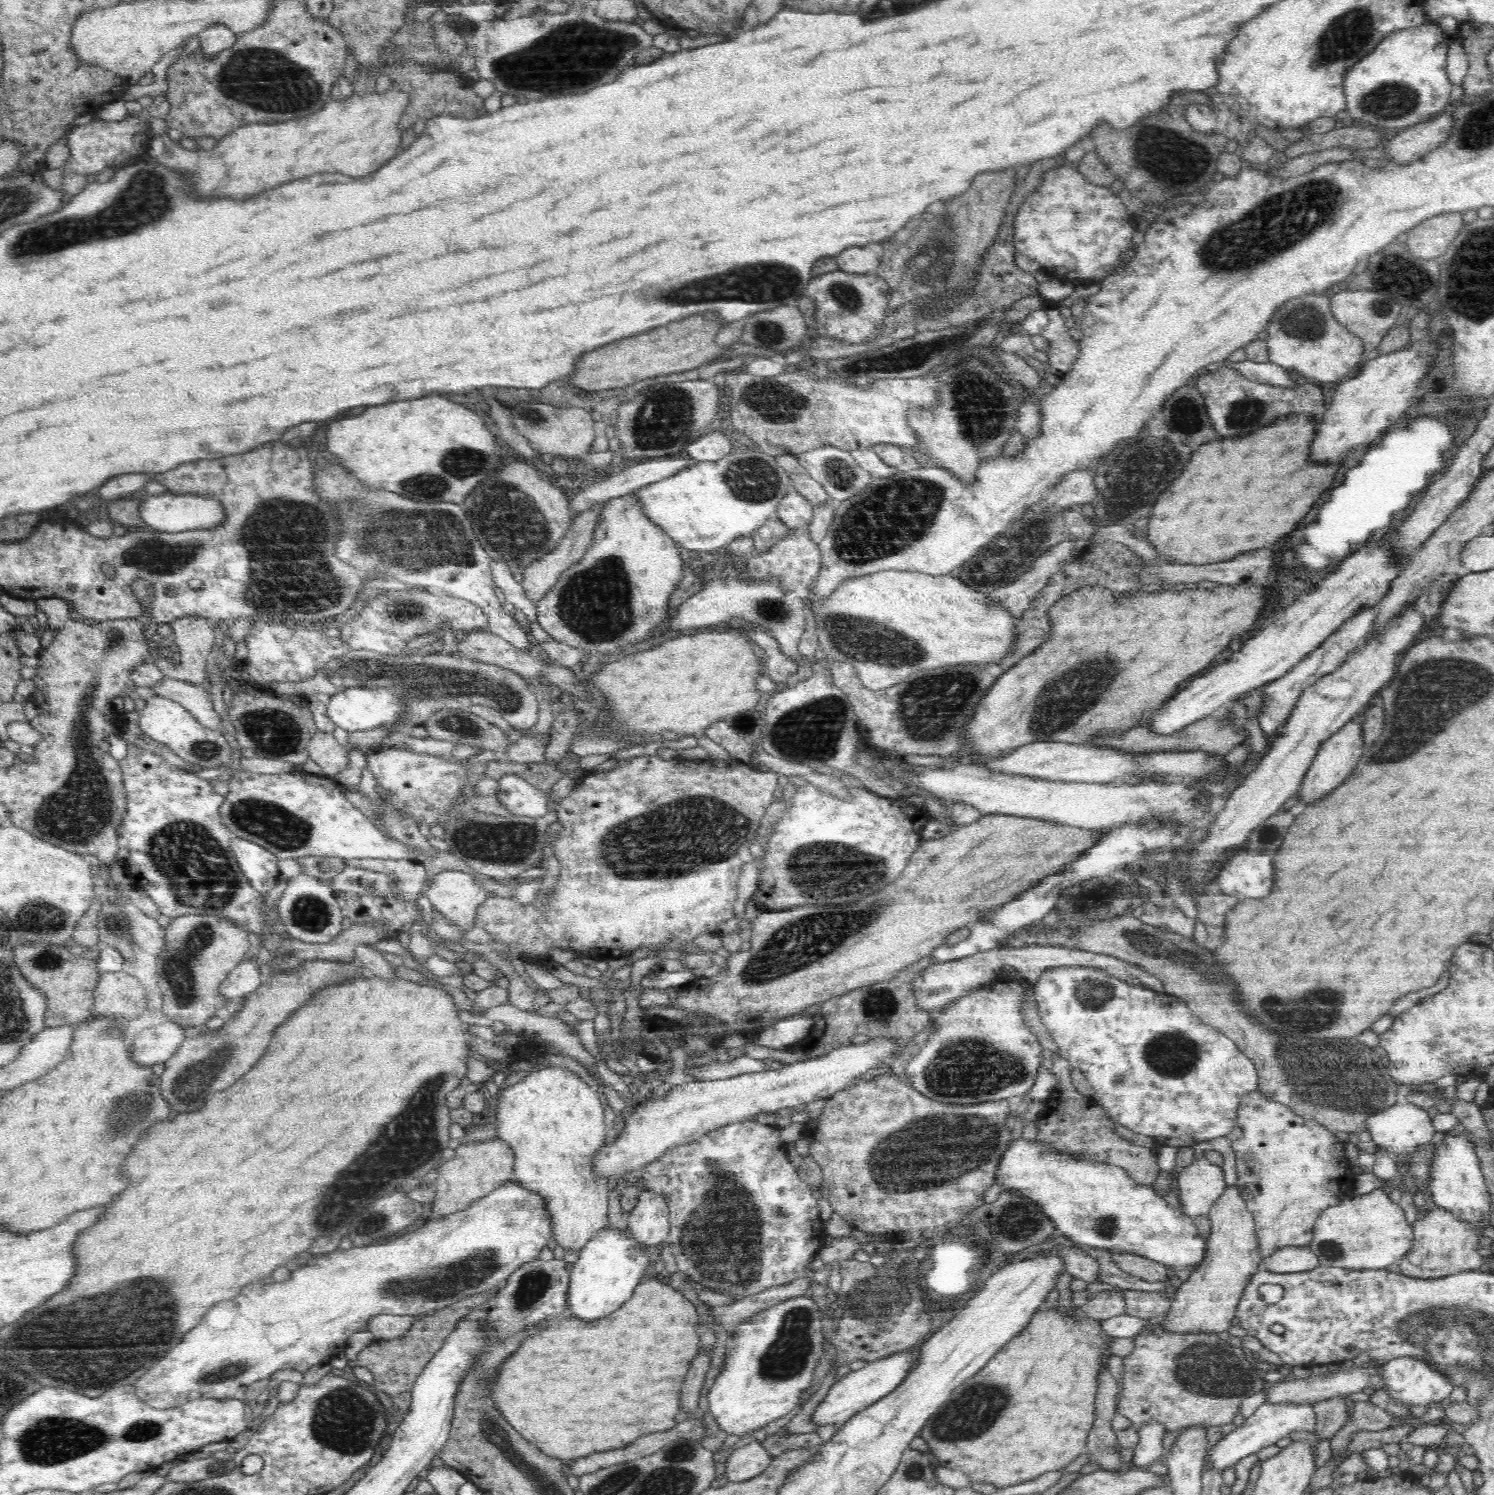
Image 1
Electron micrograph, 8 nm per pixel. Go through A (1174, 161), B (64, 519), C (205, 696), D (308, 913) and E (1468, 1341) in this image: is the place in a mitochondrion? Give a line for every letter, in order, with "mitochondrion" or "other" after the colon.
A: mitochondrion
B: other
C: other
D: mitochondrion
E: mitochondrion

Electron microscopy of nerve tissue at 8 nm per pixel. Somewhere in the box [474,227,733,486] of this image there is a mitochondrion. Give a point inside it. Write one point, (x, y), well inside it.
(664, 416)

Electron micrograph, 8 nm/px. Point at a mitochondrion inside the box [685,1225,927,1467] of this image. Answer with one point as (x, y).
(785, 1357)

